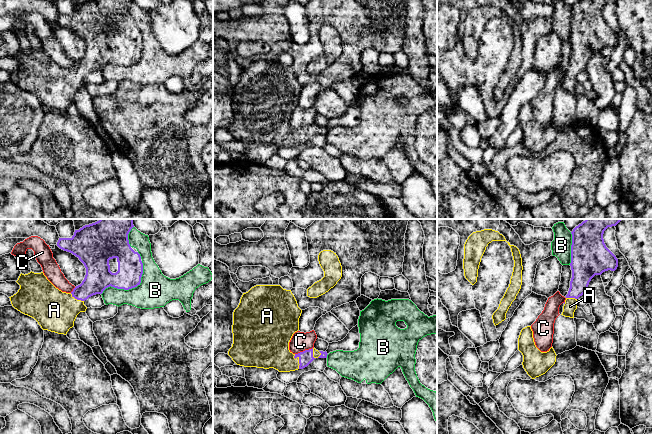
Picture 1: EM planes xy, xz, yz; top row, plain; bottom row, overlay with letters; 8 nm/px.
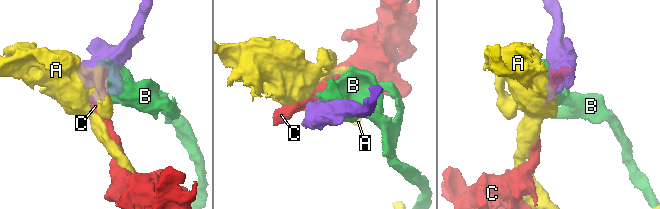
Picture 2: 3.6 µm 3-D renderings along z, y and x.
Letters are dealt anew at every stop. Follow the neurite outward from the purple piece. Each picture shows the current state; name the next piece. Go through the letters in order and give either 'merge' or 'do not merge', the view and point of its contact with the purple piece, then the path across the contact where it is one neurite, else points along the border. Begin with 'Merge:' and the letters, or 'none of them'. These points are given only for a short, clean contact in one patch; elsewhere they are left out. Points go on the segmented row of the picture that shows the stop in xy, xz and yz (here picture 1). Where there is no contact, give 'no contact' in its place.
Merge: A
A: merge; contact xz (299, 360); way xz (306, 357), (299, 360), (282, 360), (270, 349)
B: do not merge; contact xy (130, 288)
C: do not merge; contact xz (303, 351); border xz (312, 347), (295, 354)

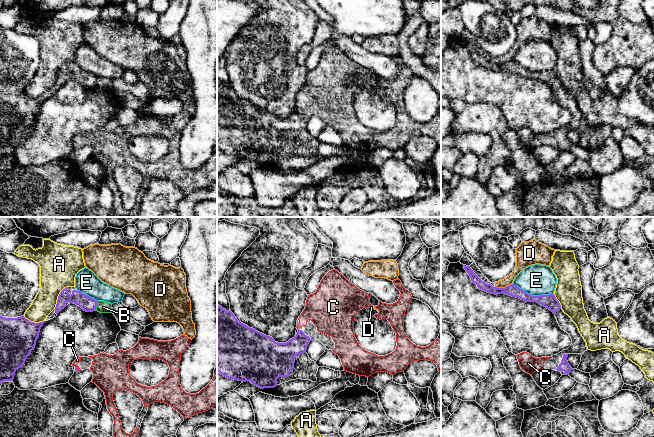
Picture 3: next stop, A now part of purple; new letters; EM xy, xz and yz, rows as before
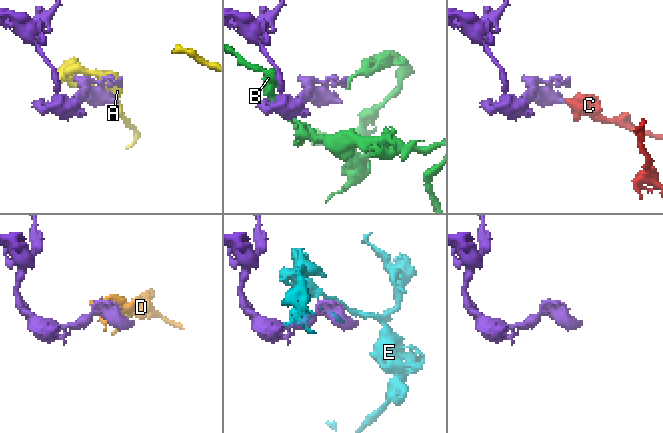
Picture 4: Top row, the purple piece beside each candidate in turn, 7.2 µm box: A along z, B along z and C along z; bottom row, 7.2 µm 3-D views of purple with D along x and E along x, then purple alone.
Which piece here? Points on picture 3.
Merge: C
A: do not merge; contact xy (58, 298)
B: do not merge; contact xy (96, 305)
C: merge; contact xy (77, 368)
D: do not merge; contact yz (503, 288)
E: do not merge; contact yz (533, 296)

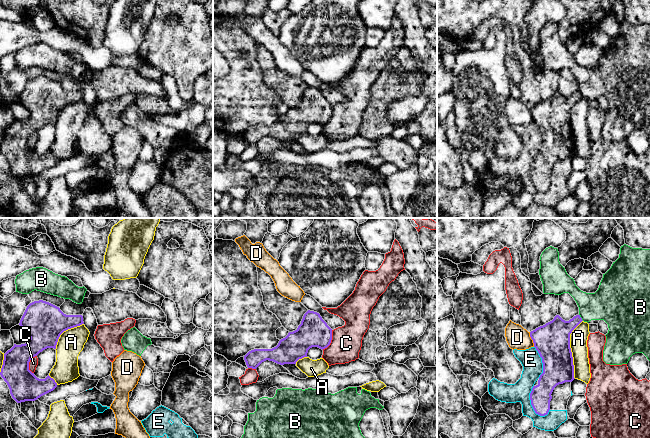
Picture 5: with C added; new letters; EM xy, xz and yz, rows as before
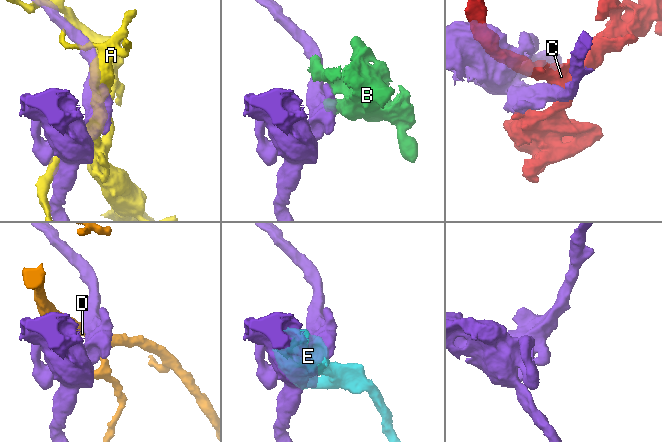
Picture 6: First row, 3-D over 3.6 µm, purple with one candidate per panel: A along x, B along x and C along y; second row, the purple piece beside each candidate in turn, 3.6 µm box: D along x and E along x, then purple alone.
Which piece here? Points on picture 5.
Merge: none of them
A: do not merge; contact yz (570, 349)
B: do not merge; contact yz (580, 317); border yz (579, 314), (583, 320)
C: do not merge; contact xy (28, 364)
D: do not merge; contact yz (531, 338); border yz (529, 332), (534, 346)
E: do not merge; contact yz (531, 403)

